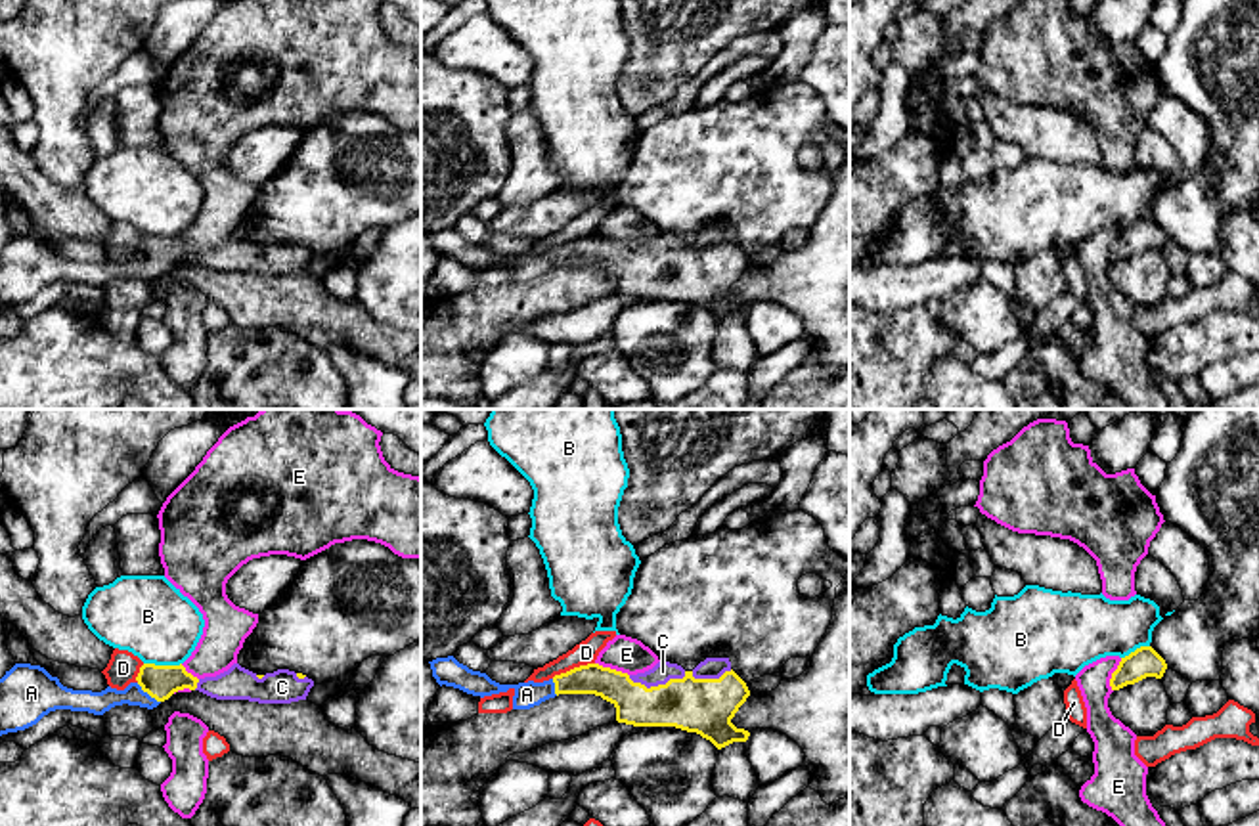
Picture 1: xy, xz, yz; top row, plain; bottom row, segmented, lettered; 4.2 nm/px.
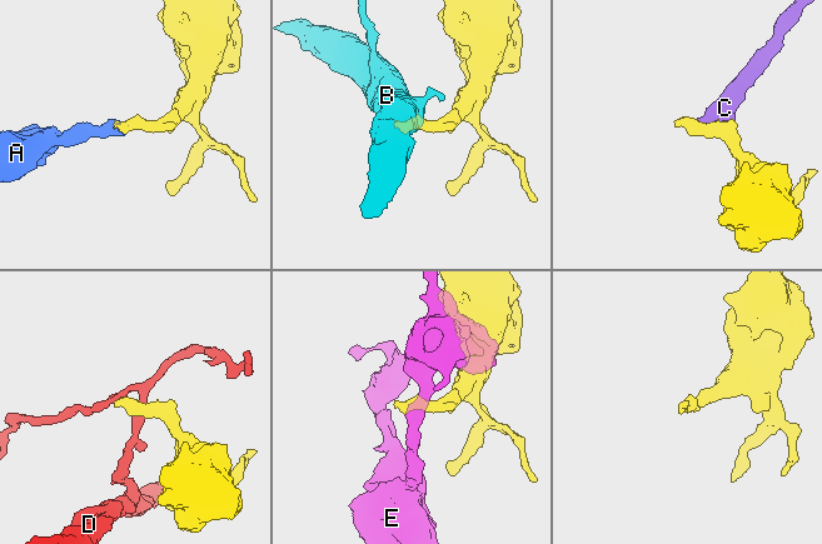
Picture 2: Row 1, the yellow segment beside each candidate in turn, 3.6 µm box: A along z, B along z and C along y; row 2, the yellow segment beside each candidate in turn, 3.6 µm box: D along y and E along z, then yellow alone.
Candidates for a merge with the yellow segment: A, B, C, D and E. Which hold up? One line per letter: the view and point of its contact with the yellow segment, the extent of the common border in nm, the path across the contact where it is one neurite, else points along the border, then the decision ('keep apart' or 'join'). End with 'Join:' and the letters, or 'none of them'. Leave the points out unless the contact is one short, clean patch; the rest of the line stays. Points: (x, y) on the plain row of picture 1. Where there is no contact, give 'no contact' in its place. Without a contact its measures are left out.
A: contact xy (148, 264); length 130 nm; way xy (159, 253), (148, 264), (110, 268), (94, 274); join
B: contact xy (163, 238); length 160 nm; border xy (144, 234), (180, 236); keep apart
C: contact xz (659, 257); length 240 nm; way xz (705, 278), (659, 257), (662, 243); join
D: contact xz (574, 239); length 200 nm; border xz (594, 234), (574, 238), (552, 249); keep apart
E: contact xz (613, 241); length 160 nm; border xz (596, 234), (628, 247); keep apart
Join: A, C

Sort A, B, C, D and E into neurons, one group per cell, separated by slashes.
A C / B / D / E

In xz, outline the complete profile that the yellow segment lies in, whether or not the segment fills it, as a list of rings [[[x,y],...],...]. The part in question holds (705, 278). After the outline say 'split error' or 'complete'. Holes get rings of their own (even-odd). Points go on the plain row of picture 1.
[[[453,228],[436,229],[431,235],[432,249],[442,258],[453,258],[473,268],[492,268],[515,262],[513,281],[530,281],[559,266],[595,266],[616,279],[616,293],[633,298],[675,298],[687,304],[696,304],[710,312],[718,321],[746,314],[750,304],[737,300],[731,291],[750,268],[746,254],[731,241],[729,229],[706,229],[693,243],[685,243],[677,235],[658,233],[652,241],[637,247],[628,247],[599,235],[574,239],[555,247],[543,254],[499,256],[486,245],[473,243],[459,235]]] | split error

